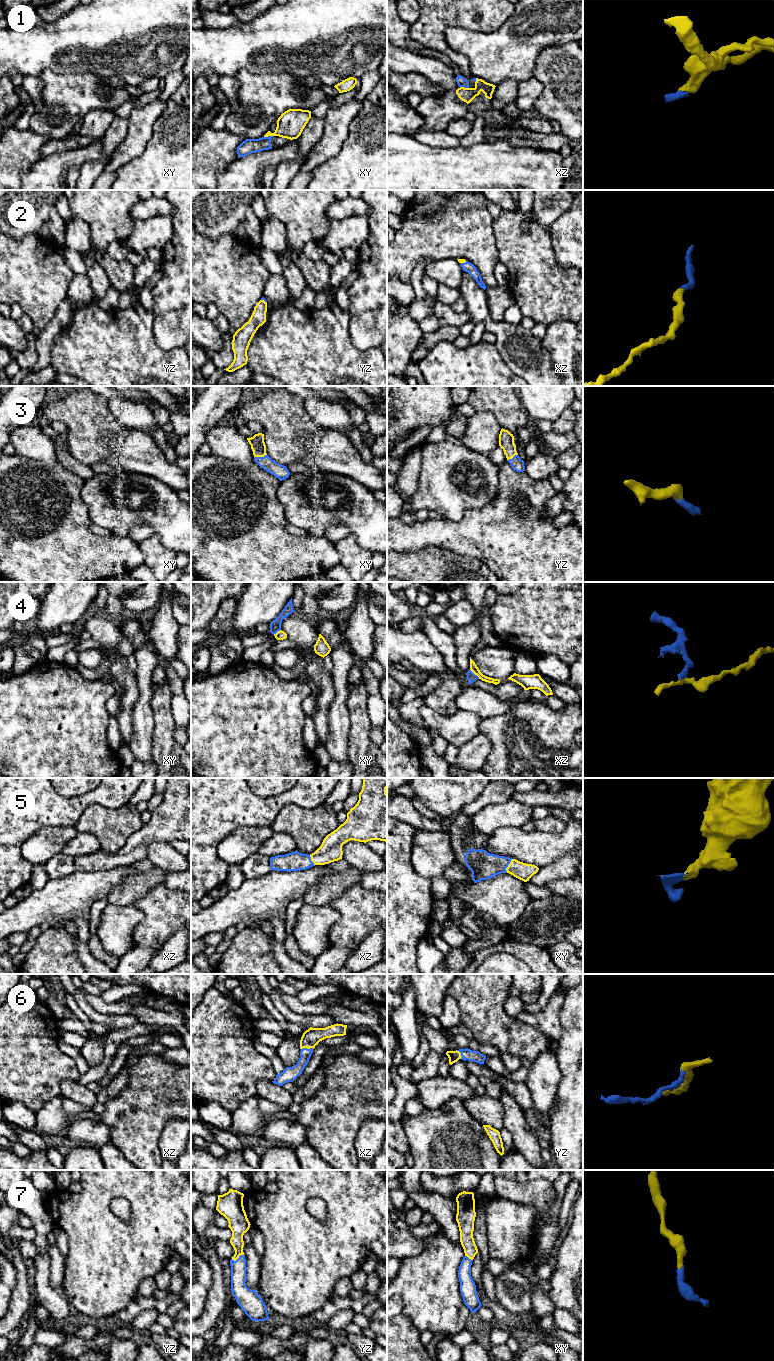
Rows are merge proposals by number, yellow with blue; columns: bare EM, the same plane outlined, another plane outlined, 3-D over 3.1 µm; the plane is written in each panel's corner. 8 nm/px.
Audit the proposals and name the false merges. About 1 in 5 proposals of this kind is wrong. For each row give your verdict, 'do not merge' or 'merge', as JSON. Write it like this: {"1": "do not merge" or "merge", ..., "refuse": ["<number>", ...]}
{"1": "do not merge", "2": "merge", "3": "merge", "4": "do not merge", "5": "merge", "6": "merge", "7": "merge", "refuse": ["1", "4"]}

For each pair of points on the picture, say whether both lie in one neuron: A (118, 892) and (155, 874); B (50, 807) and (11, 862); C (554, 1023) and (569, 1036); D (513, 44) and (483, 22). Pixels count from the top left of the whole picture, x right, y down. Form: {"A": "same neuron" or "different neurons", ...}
{"A": "same neuron", "B": "same neuron", "C": "different neurons", "D": "different neurons"}

